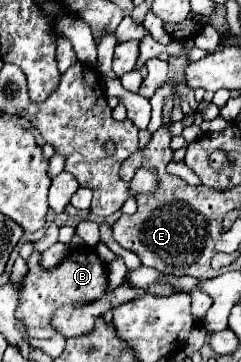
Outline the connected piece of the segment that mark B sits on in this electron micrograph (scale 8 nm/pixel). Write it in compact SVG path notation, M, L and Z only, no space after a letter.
M88 246L78 248L52 270L42 270L38 260L40 260L38 252L34 252L26 260L28 274L18 282L20 300L16 308L16 318L24 322L30 338L50 338L56 334L56 330L50 330L50 314L54 314L54 310L66 304L86 304L102 296L106 288L106 274L104 274L104 262Z

